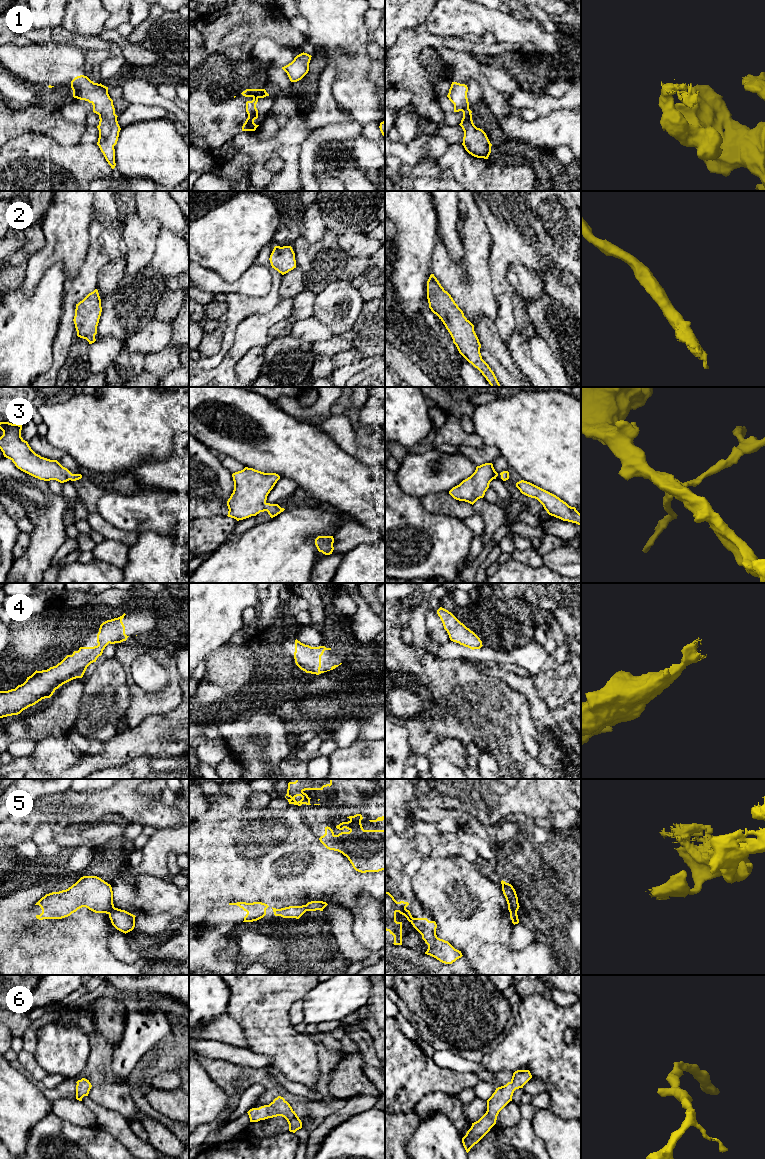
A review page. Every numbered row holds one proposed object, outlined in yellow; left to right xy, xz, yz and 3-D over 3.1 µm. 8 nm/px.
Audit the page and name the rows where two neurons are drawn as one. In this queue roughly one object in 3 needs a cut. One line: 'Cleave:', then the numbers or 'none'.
Cleave: 5

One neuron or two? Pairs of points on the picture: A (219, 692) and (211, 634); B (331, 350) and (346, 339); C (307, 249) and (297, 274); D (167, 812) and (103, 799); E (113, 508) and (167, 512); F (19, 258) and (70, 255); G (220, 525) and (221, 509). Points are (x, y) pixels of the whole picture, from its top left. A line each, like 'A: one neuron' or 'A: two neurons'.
A: two neurons
B: one neuron
C: two neurons
D: one neuron
E: one neuron
F: two neurons
G: two neurons

